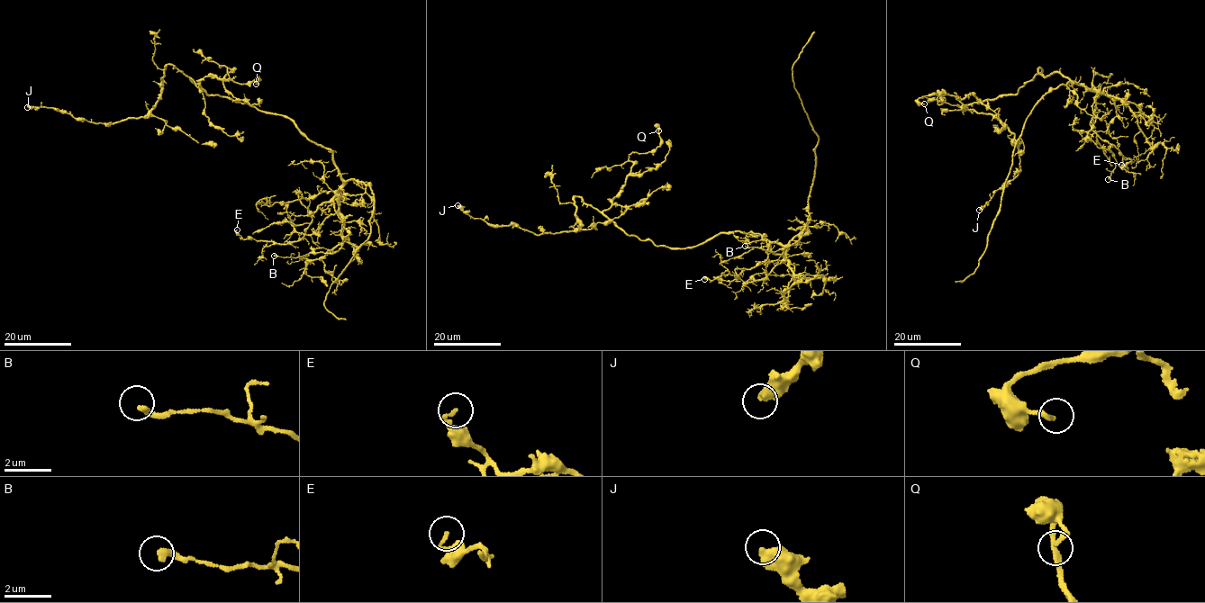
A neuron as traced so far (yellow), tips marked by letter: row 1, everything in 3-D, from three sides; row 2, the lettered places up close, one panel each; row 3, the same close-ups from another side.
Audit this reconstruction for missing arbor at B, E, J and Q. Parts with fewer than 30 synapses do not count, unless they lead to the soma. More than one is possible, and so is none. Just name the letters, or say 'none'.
none

